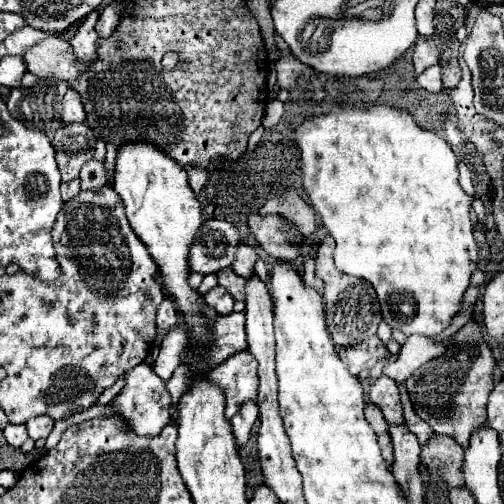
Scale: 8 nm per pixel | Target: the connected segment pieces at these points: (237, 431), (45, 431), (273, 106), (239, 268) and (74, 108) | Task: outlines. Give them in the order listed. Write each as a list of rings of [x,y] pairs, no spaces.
[[[248,402],[248,404],[244,404],[244,406],[240,408],[240,412],[230,420],[232,432],[234,432],[234,438],[236,438],[238,446],[242,446],[242,444],[248,442],[250,430],[252,430],[256,418],[258,418],[258,406],[256,406],[254,402]]]
[[[36,416],[36,418],[32,418],[32,420],[26,422],[28,436],[34,438],[34,440],[46,438],[52,432],[52,426],[54,426],[54,420],[50,416]]]
[[[278,98],[268,102],[265,108],[264,114],[264,128],[268,129],[270,126],[274,126],[280,118],[282,118],[282,112],[284,112],[284,102],[280,102]]]
[[[240,244],[236,248],[236,258],[232,262],[232,270],[240,276],[248,276],[248,272],[254,272],[254,262],[258,260],[258,254],[254,252],[252,246]]]
[[[72,88],[66,92],[62,104],[64,104],[64,110],[62,110],[62,120],[64,120],[64,124],[84,122],[84,120],[86,120],[86,112],[84,112],[82,98],[80,98],[80,94],[74,92]]]

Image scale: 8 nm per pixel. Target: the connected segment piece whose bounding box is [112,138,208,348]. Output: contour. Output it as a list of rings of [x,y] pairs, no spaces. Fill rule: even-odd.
[[[130,140],[124,142],[118,150],[116,166],[114,166],[114,190],[120,194],[126,216],[134,232],[148,246],[148,252],[156,260],[160,274],[164,278],[166,294],[174,298],[178,308],[186,316],[188,332],[190,332],[190,348],[196,348],[200,340],[208,340],[208,320],[202,318],[198,310],[198,302],[202,294],[188,286],[188,248],[192,244],[192,236],[204,222],[200,202],[188,184],[188,176],[184,168],[170,158],[162,148],[158,148],[150,140]]]

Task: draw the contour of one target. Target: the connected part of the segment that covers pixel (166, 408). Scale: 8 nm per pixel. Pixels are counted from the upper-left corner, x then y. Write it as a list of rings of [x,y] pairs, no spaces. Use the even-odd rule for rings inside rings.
[[[140,364],[124,372],[124,388],[114,396],[110,406],[116,410],[116,414],[124,416],[128,424],[132,424],[132,432],[142,436],[158,434],[166,424],[172,422],[172,414],[170,414],[172,404],[164,388],[164,380],[160,380],[152,370],[152,366],[146,366],[146,364]]]

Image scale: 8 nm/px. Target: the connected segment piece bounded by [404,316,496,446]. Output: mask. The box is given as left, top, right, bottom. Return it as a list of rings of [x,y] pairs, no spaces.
[[[470,318],[456,334],[454,342],[446,346],[446,352],[420,366],[404,382],[414,410],[426,420],[436,434],[450,434],[460,446],[468,444],[472,428],[486,424],[486,402],[492,392],[492,368],[494,356],[486,342],[484,324],[478,318]]]

